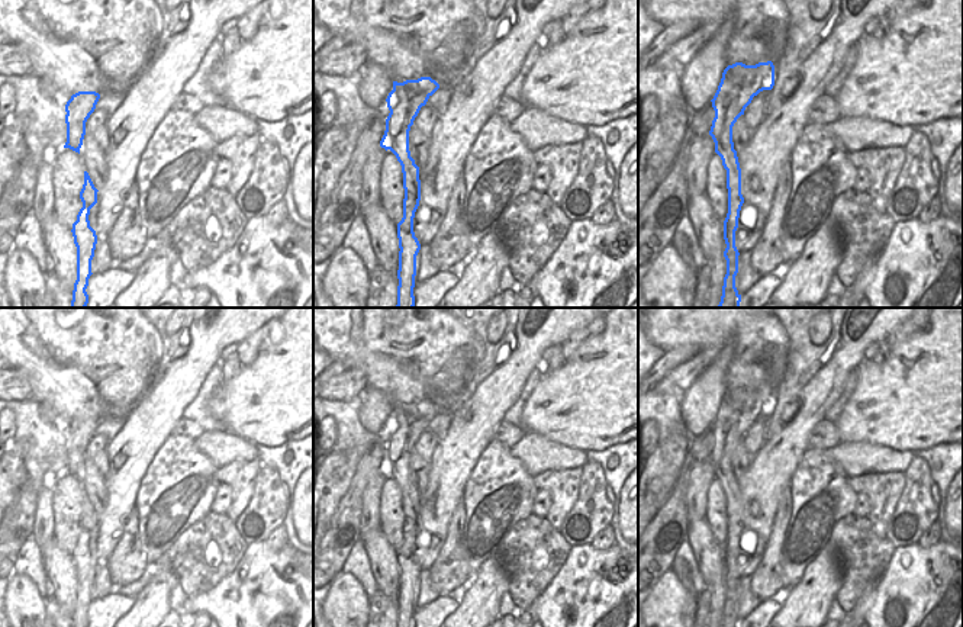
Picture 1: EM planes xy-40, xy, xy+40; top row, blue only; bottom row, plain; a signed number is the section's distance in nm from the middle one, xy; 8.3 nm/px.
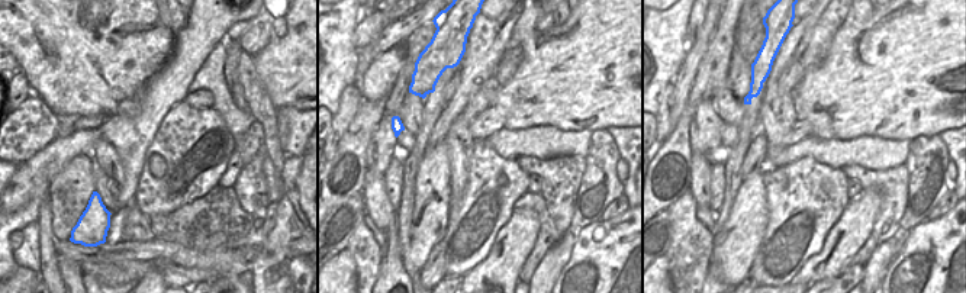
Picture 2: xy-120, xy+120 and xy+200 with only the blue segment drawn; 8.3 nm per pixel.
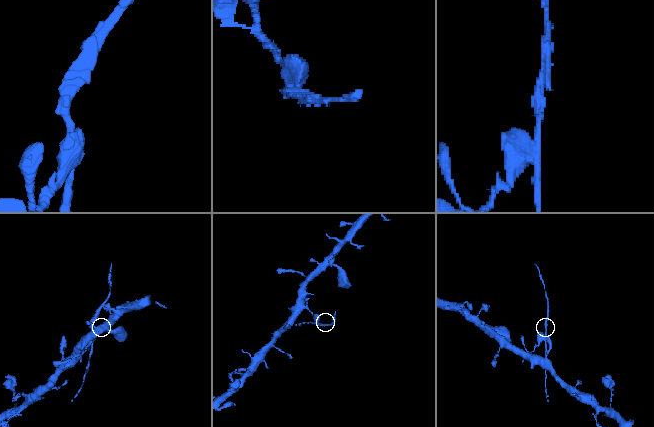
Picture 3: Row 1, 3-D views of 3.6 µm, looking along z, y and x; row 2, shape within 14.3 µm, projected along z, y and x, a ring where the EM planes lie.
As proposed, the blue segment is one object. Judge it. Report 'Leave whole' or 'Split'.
Split.

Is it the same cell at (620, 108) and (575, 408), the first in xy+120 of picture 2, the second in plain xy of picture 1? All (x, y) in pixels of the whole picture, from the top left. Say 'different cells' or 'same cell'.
same cell

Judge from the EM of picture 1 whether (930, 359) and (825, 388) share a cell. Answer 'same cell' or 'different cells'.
different cells

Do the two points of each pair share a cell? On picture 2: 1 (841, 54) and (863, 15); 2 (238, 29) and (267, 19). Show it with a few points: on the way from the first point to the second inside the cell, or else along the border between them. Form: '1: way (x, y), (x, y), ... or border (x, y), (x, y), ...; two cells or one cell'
1: border (872, 15), (865, 22), (844, 22); two cells
2: border (248, 22), (248, 26), (237, 39); two cells

